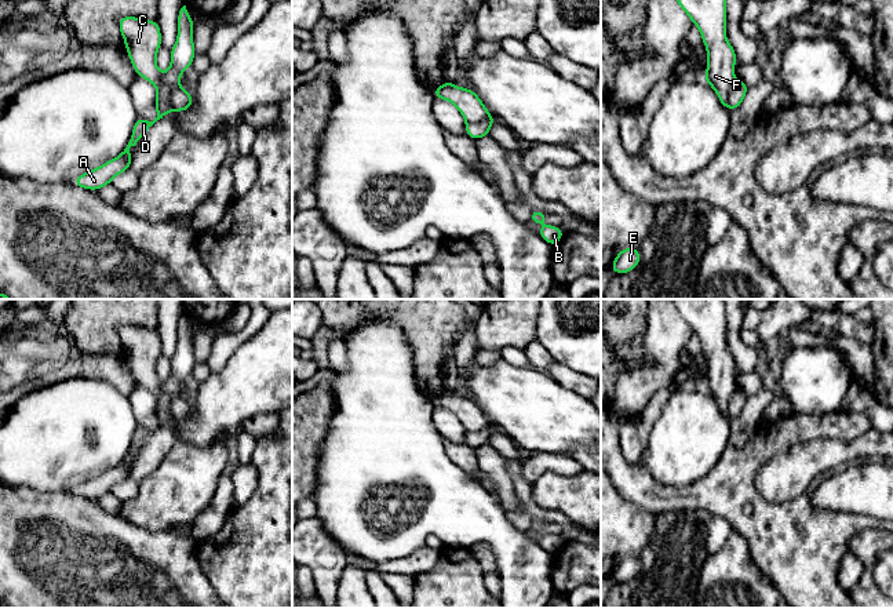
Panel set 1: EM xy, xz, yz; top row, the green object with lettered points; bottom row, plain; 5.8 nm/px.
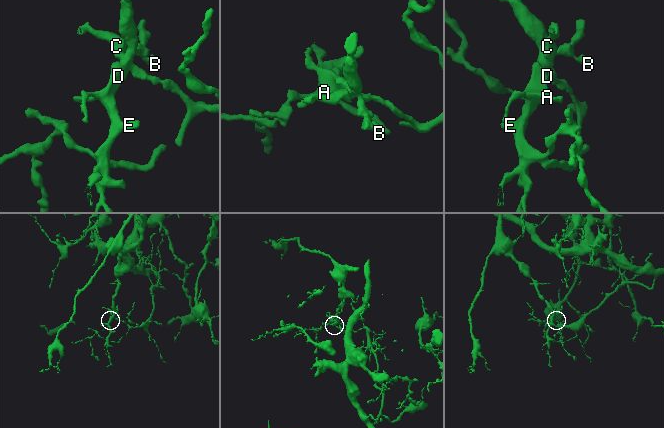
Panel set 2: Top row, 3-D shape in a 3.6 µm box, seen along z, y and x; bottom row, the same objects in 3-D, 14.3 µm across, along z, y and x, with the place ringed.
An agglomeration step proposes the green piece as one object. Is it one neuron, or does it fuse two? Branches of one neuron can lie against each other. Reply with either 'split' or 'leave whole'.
split

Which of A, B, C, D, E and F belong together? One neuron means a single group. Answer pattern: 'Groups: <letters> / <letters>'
Groups: A B D E F / C

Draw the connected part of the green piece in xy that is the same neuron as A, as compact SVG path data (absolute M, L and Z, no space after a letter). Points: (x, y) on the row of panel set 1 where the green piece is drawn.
M183 6L178 15L178 37L176 43L172 47L171 52L171 66L167 72L161 73L161 85L157 88L156 97L156 112L157 117L153 121L138 117L132 130L131 139L127 148L113 160L106 161L101 167L87 171L72 183L90 189L98 190L106 185L110 185L112 179L131 168L130 148L135 146L142 135L160 119L168 114L172 110L171 94L172 90L179 85L181 74L192 66L196 50L193 45L193 26L194 22L190 18L190 14Z

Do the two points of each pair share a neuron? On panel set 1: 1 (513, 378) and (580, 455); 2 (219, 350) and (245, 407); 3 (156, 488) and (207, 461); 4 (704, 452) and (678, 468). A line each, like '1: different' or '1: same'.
1: different
2: different
3: same
4: same

